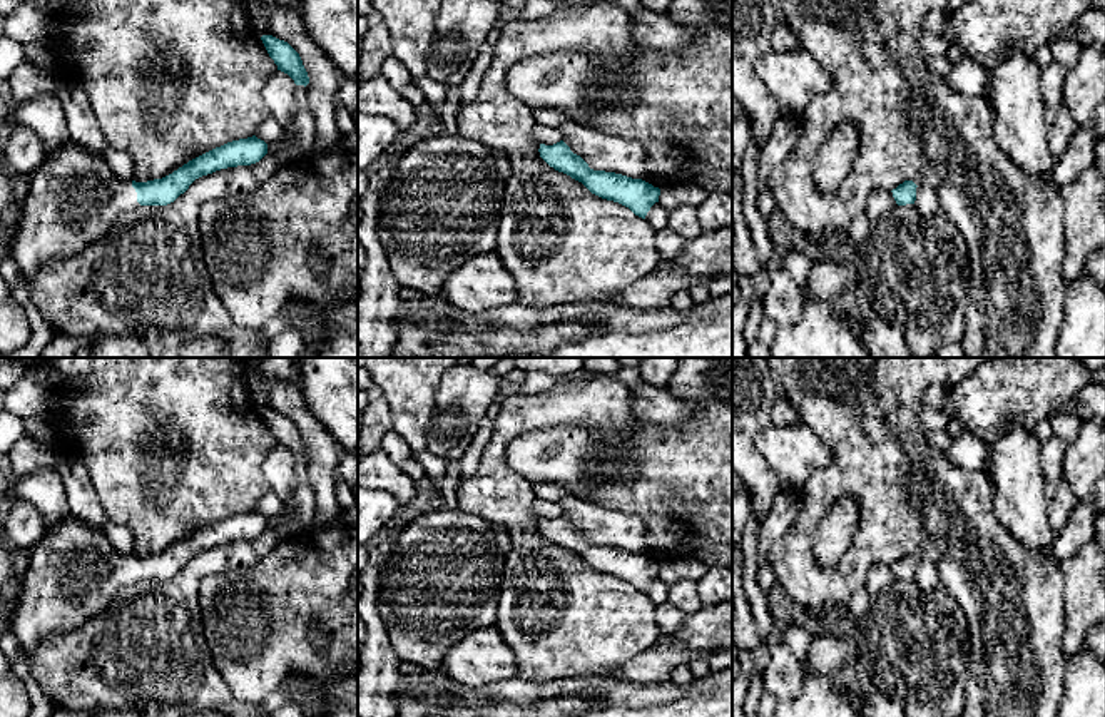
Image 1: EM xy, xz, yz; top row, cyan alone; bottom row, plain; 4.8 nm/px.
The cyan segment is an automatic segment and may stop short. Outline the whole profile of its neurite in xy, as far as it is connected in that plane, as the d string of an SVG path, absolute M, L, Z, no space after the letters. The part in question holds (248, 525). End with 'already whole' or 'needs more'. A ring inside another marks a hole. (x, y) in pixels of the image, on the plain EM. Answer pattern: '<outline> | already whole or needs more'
M252 510L216 521L162 553L135 557L115 548L105 526L85 526L70 515L27 548L28 570L15 592L10 632L30 659L43 637L85 625L125 587L167 580L196 553L256 538L266 528L267 518Z | needs more

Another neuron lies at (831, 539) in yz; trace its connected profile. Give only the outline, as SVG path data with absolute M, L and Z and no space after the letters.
M854 495L841 496L822 516L812 531L816 562L831 568L849 550L858 528L859 503Z

